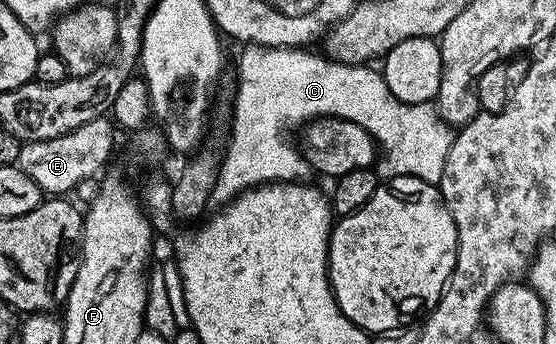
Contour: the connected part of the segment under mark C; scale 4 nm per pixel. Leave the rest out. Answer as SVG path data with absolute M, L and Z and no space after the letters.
M247 44L244 45L240 49L241 52L241 57L238 58L237 60L237 97L232 97L231 100L231 125L233 124L233 133L230 134L229 136L229 145L226 146L225 148L225 156L223 152L223 159L220 161L218 170L217 170L217 185L215 186L215 190L213 191L213 200L218 203L218 205L224 206L229 203L229 201L233 200L235 197L241 195L242 192L247 192L249 191L250 188L259 188L263 184L287 184L290 182L301 182L306 179L305 175L310 175L311 169L308 164L308 162L305 160L305 157L301 155L300 151L295 147L295 140L293 137L293 140L291 137L289 137L289 131L292 130L292 128L297 128L300 129L302 126L315 121L319 120L322 118L332 118L335 120L346 120L347 122L355 122L359 126L363 126L363 130L367 130L369 133L372 134L373 139L377 141L377 146L379 149L379 159L376 161L375 168L378 173L382 177L388 178L391 176L410 176L411 178L423 178L423 182L427 182L428 184L436 184L440 185L441 179L443 178L443 165L447 163L447 154L451 150L451 146L453 145L453 138L455 135L454 129L450 127L450 125L446 124L444 120L441 119L440 114L437 113L436 107L432 103L427 103L427 104L407 104L405 102L399 102L397 98L389 90L387 90L387 82L385 81L384 75L380 71L377 72L375 69L376 67L373 66L366 66L364 64L341 64L337 60L330 60L326 58L324 55L318 54L316 56L315 53L309 52L313 50L306 50L304 47L299 47L299 48L268 48L267 46L263 46L262 44Z

